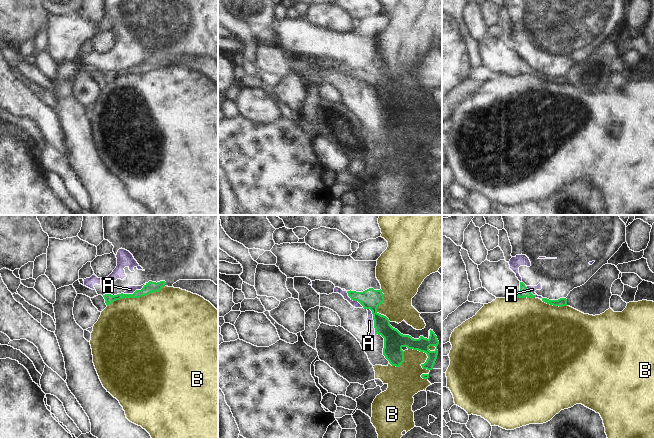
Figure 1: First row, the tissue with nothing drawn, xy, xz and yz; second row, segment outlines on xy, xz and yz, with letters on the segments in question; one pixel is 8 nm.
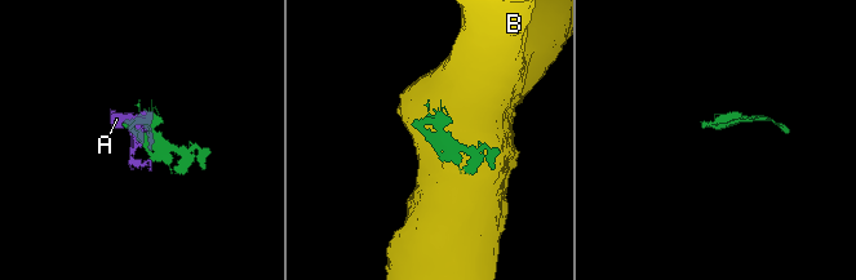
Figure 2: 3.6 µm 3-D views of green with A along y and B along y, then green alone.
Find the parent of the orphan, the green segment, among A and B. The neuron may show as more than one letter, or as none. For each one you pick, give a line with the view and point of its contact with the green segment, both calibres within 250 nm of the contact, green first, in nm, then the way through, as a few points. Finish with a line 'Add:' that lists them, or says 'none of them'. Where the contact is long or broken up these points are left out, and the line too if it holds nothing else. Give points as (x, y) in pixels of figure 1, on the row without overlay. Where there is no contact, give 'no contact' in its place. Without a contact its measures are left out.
Add: none of them

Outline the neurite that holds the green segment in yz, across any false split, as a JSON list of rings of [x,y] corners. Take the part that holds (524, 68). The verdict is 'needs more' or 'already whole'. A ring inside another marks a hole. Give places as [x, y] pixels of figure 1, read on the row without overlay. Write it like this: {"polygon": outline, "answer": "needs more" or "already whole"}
{"polygon": [[[485,36],[478,41],[482,63],[496,74],[534,74],[533,71],[516,53],[505,36],[490,38]]], "answer": "needs more"}

